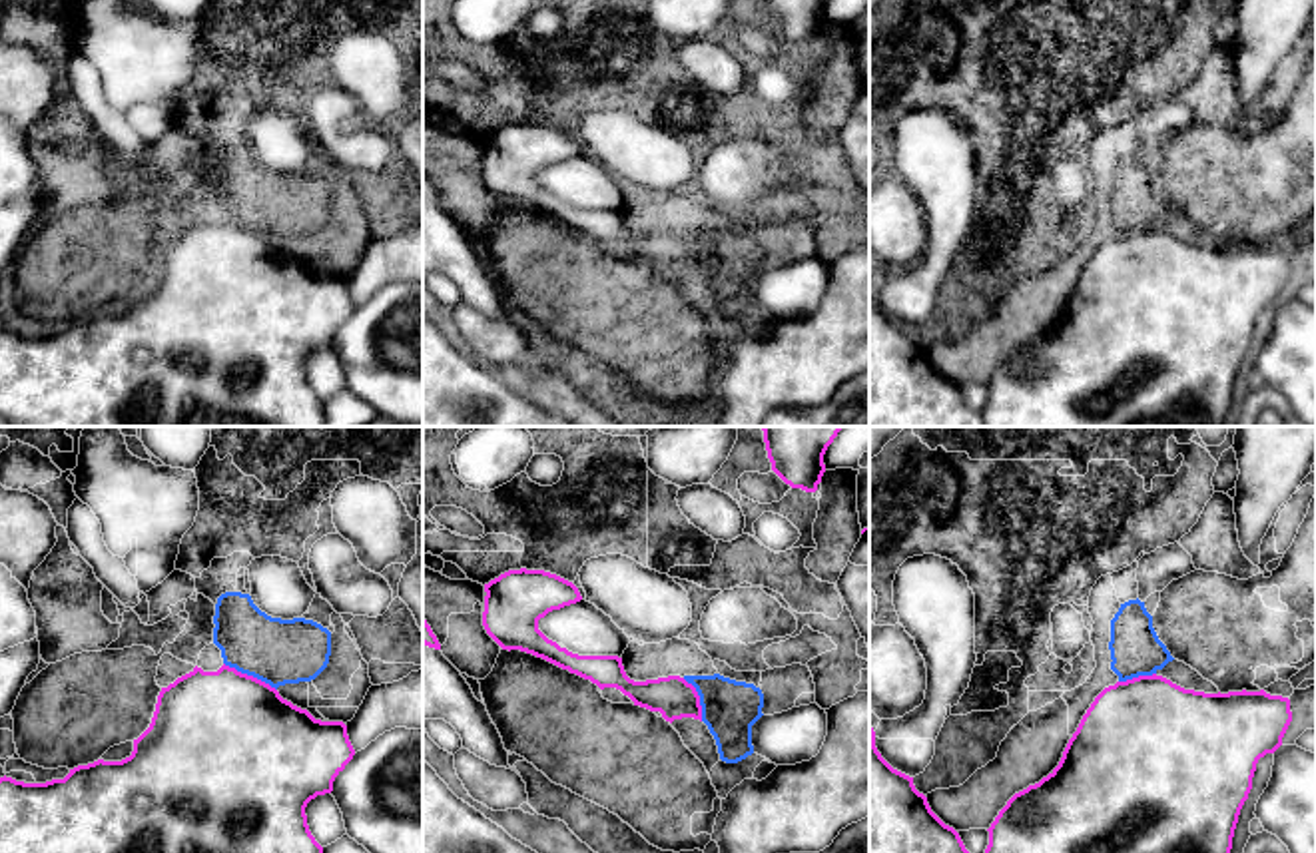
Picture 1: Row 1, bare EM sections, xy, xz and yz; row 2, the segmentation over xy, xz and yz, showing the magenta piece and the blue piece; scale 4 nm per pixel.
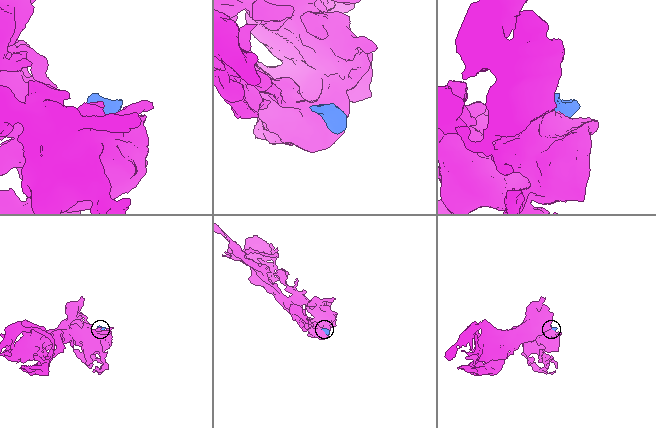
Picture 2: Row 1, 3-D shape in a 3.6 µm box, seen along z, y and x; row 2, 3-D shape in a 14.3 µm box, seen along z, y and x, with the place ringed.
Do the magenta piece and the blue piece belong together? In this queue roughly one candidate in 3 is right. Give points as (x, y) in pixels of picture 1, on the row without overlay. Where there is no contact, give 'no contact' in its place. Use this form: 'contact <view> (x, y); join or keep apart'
contact xy (250, 230); keep apart

